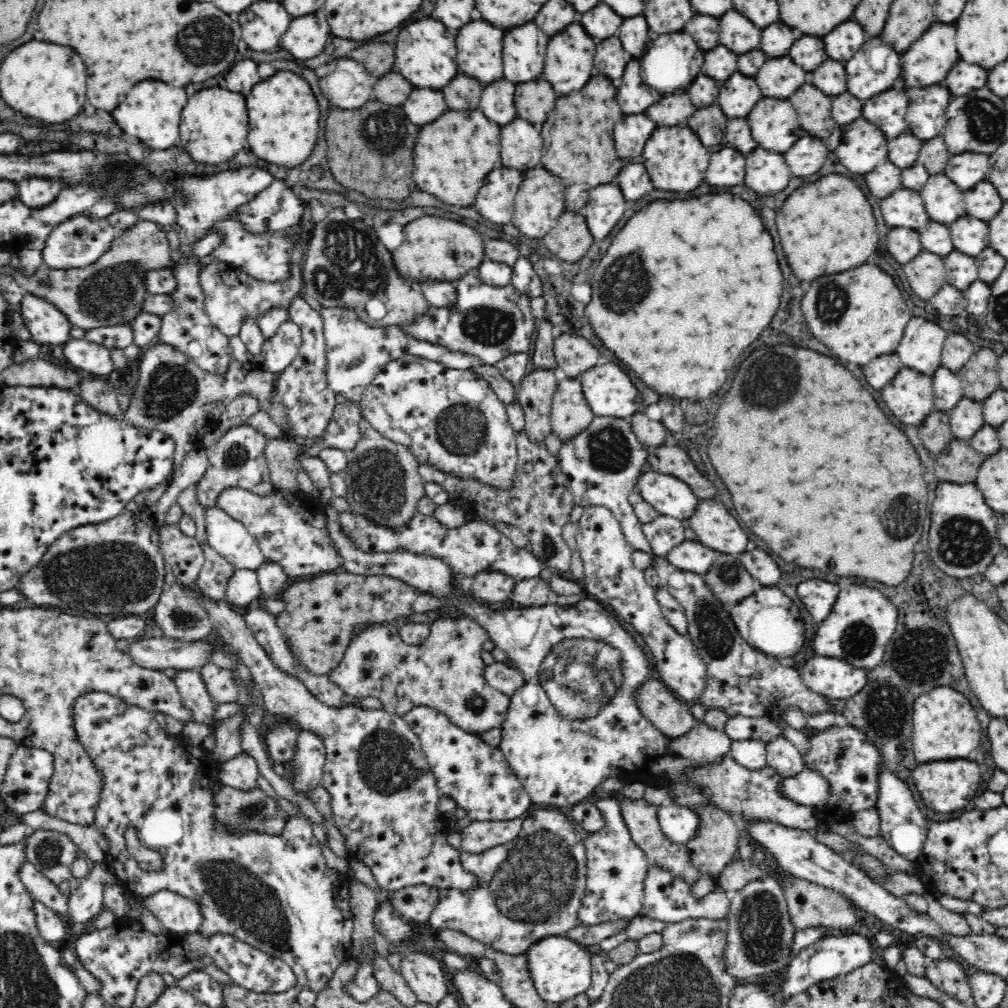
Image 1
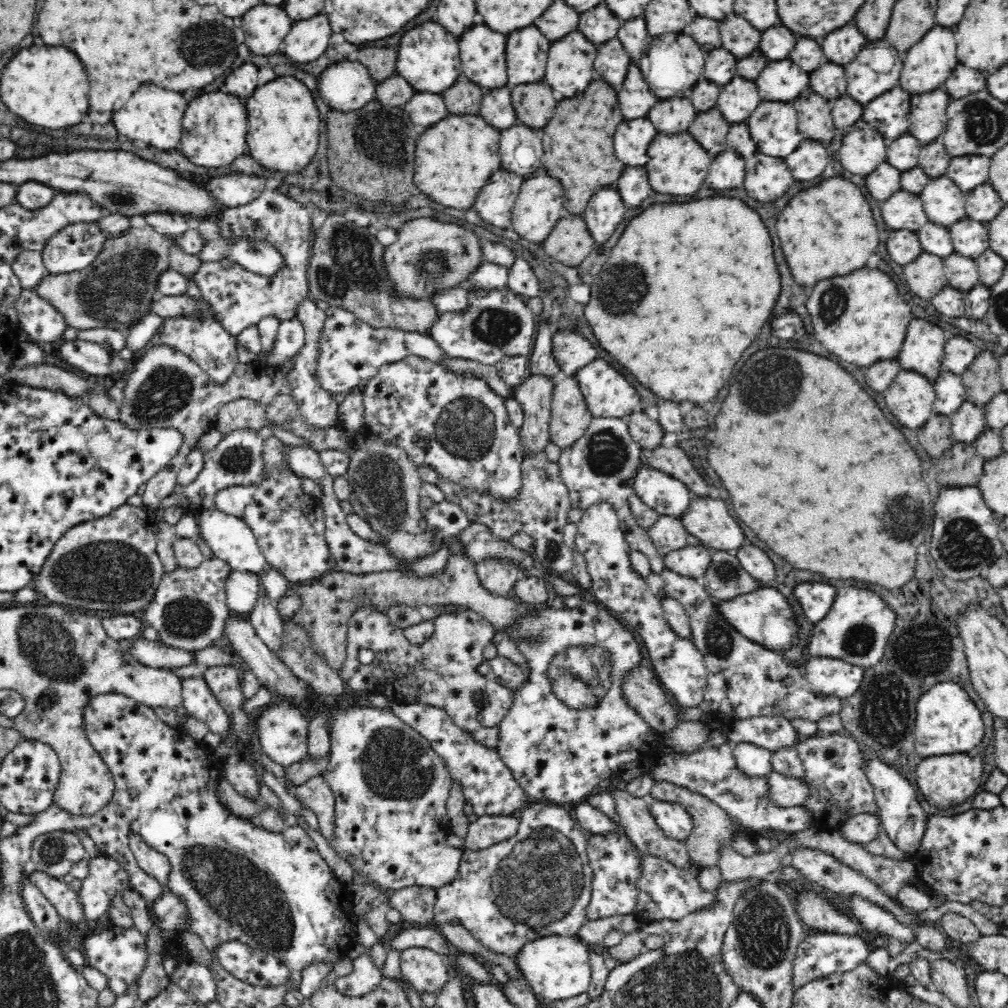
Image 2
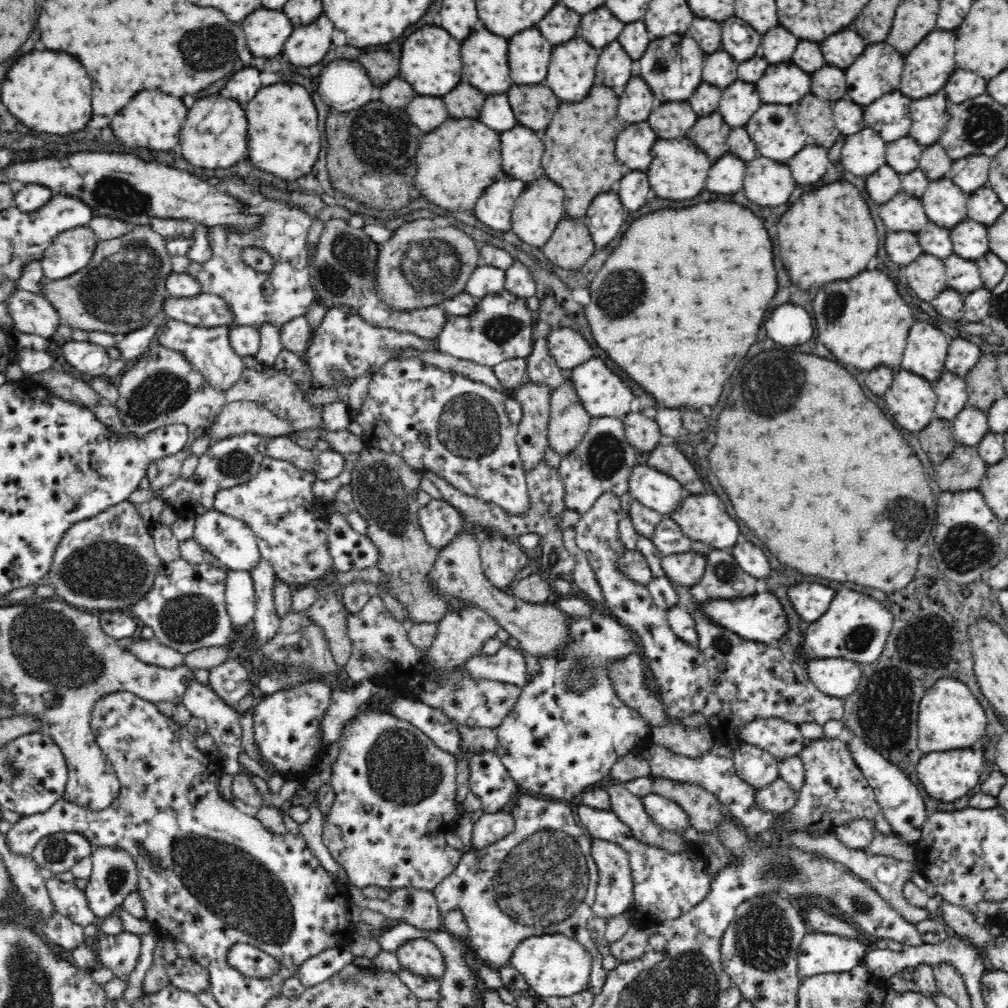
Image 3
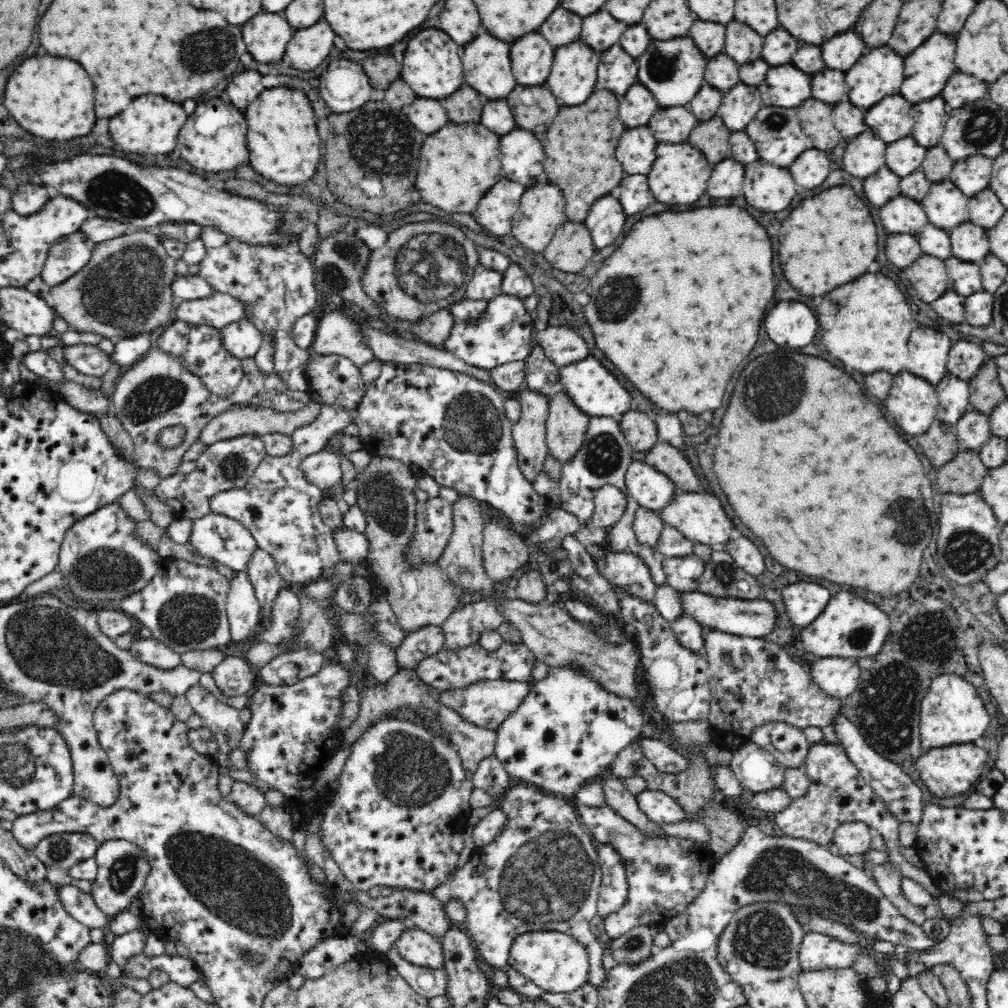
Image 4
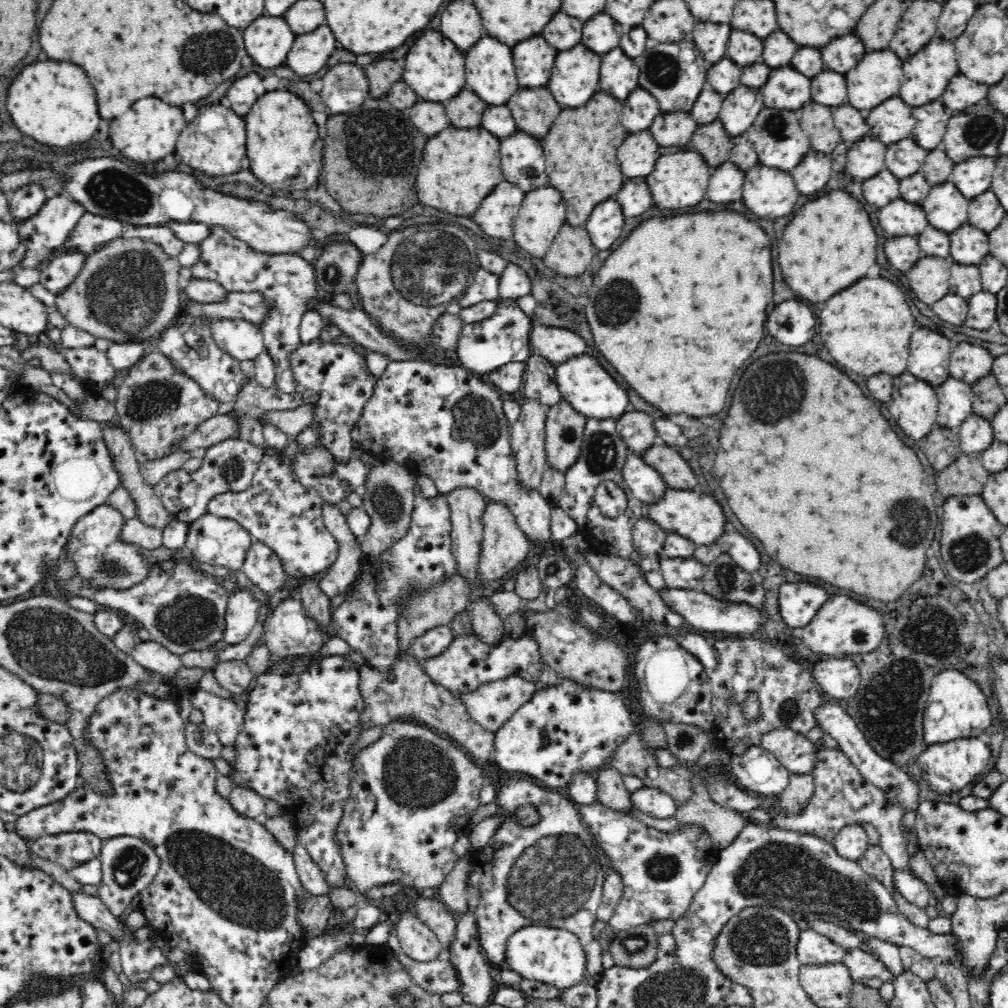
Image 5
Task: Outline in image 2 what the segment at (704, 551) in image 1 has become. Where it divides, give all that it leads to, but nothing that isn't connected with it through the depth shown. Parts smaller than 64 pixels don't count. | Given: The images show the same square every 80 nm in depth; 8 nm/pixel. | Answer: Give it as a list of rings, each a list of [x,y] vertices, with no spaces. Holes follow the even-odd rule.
[[[689,545],[678,548],[665,554],[664,564],[666,568],[688,576],[688,578],[701,579],[712,562],[713,550],[704,545]]]

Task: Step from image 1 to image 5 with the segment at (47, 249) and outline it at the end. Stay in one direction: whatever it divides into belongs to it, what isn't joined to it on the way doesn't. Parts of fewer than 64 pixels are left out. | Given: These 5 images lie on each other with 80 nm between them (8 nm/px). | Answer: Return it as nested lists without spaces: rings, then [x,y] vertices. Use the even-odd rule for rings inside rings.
[[[60,246],[56,248],[57,256],[43,268],[39,283],[44,285],[46,290],[53,292],[55,295],[66,290],[66,286],[76,278],[88,255],[76,249]]]

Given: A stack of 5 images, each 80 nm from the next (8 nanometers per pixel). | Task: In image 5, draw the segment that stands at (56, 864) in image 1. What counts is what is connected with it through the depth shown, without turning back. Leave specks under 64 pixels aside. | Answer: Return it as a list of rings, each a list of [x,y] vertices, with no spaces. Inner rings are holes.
[[[67,832],[42,836],[27,845],[31,852],[46,861],[56,863],[68,871],[97,859],[103,840],[90,832]]]

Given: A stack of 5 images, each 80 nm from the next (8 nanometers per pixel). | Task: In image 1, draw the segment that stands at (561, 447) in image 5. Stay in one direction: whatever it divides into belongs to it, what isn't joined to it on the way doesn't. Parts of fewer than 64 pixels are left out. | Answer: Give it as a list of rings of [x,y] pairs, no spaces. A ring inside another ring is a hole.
[[[561,377],[551,406],[551,430],[563,441],[588,428],[595,417],[579,378]]]

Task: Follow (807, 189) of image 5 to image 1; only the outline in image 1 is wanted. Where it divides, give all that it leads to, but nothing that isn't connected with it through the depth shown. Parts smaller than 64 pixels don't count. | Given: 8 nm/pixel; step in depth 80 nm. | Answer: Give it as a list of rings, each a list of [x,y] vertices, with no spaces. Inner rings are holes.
[[[800,129],[795,134],[798,140],[792,144],[794,148],[784,154],[784,158],[788,160],[794,176],[810,176],[824,166],[828,158],[828,148],[820,138],[810,135],[806,130]]]

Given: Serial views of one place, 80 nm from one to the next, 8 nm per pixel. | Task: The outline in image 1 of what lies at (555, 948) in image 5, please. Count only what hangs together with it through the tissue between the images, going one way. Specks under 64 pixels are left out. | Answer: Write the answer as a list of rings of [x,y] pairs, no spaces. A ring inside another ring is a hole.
[[[545,937],[527,950],[528,968],[536,990],[546,1002],[560,1004],[590,988],[592,955],[587,948],[568,937]]]

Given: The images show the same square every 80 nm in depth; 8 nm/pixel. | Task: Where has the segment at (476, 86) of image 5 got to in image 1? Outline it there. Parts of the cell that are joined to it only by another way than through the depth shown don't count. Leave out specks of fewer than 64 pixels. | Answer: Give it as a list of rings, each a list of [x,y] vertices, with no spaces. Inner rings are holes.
[[[476,20],[458,30],[458,66],[482,84],[502,78],[502,38],[500,28],[492,28],[486,20]]]

